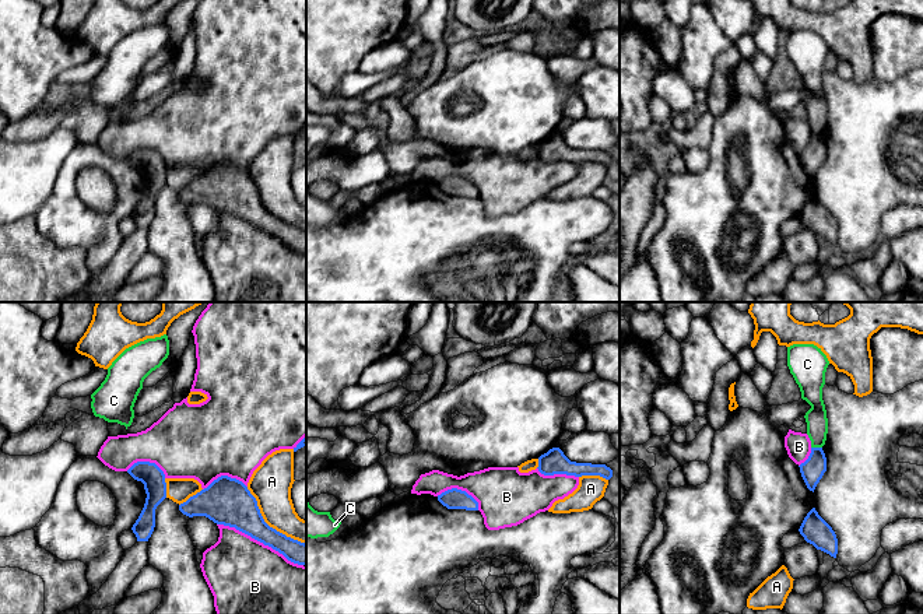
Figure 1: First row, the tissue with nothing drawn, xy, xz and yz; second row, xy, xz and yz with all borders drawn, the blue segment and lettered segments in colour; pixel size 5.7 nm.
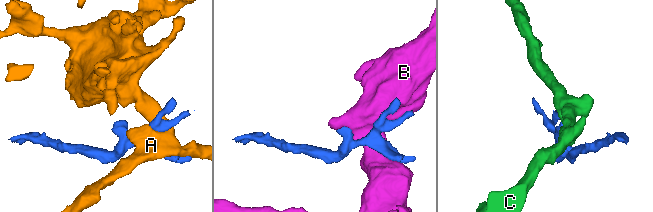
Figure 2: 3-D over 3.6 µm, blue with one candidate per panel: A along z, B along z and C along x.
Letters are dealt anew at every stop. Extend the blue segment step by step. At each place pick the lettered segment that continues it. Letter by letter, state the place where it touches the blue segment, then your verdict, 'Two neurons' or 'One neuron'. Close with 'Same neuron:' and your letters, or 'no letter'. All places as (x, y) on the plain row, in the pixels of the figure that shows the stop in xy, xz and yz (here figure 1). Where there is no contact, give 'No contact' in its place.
A: Touches blue at xy (267, 211). Two neurons
B: Touches blue at xy (260, 228). Two neurons
C: Touches blue at yz (817, 134). Two neurons
Same neuron: no letter

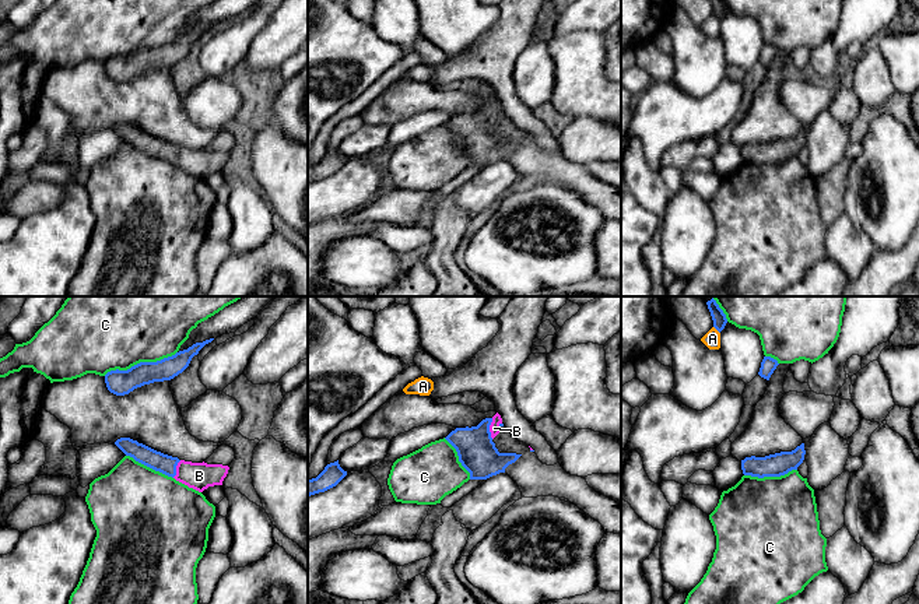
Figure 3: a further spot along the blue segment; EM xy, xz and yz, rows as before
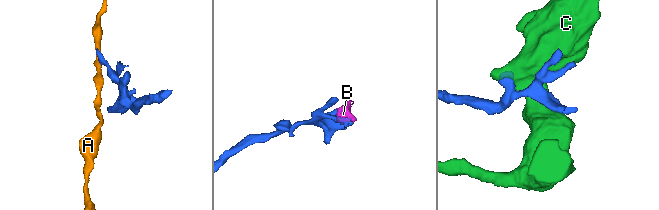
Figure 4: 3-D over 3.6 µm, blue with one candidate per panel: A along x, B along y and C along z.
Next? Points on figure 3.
A: Touches blue at yz (716, 16). Two neurons
B: Touches blue at xz (488, 115). One neuron
C: Touches blue at xy (140, 49). Two neurons
Same neuron: B

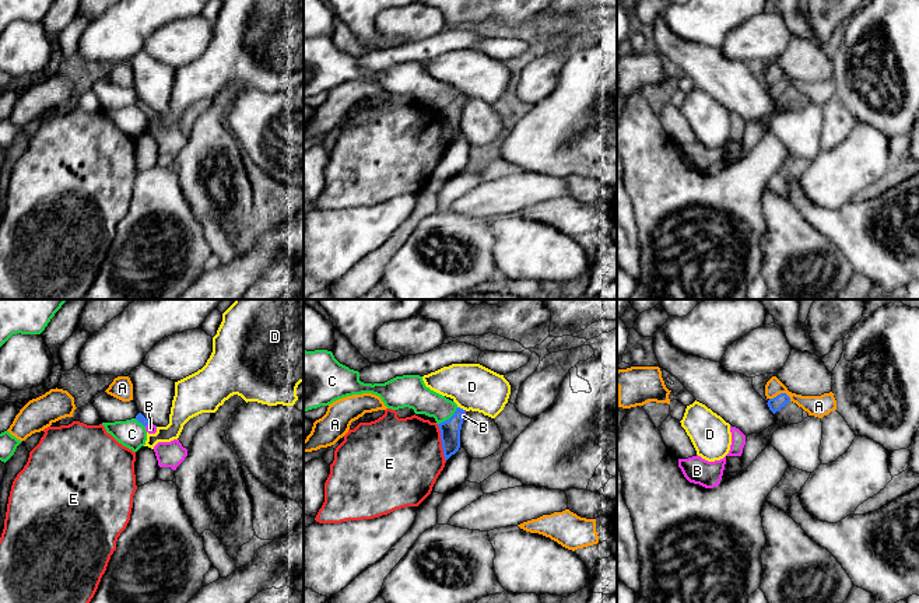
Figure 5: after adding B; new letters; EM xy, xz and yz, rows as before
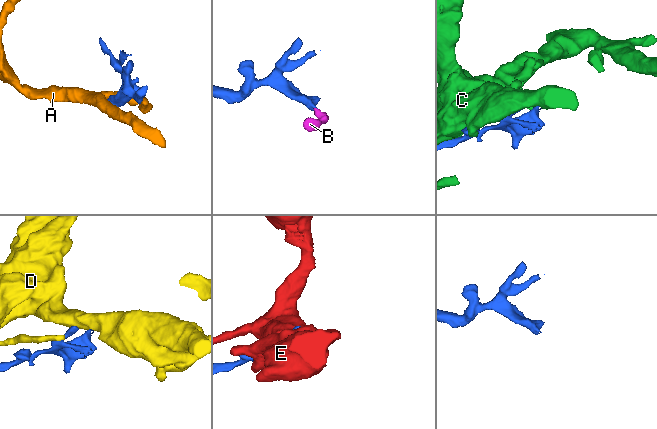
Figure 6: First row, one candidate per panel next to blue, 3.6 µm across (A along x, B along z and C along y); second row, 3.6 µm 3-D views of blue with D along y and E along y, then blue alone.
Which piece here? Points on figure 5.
A: Touches blue at yz (781, 80). Two neurons
B: Touches blue at xz (462, 101). One neuron
C: Touches blue at xz (449, 105). Two neurons
D: Touches blue at xz (462, 95). Two neurons
E: Touches blue at xz (442, 129). Two neurons
Same neuron: B

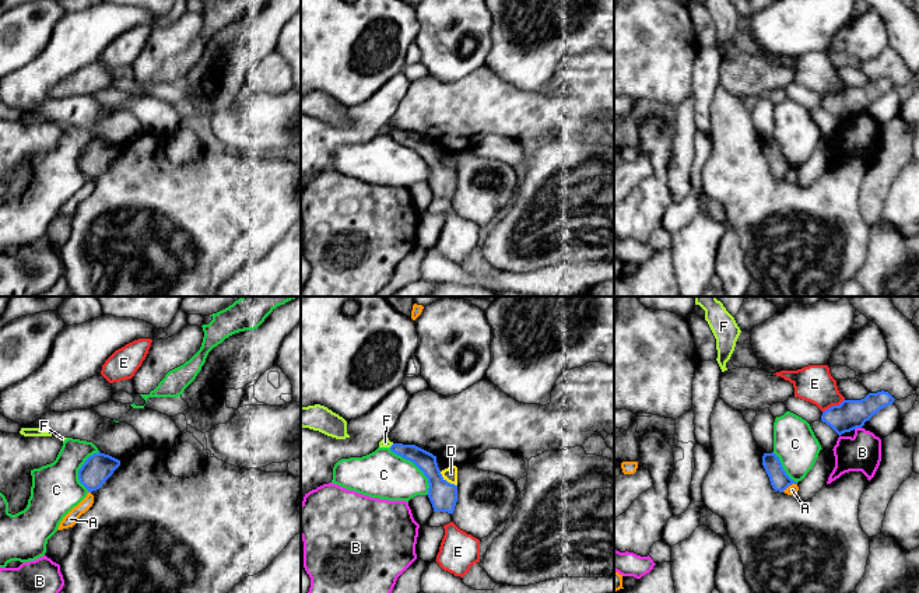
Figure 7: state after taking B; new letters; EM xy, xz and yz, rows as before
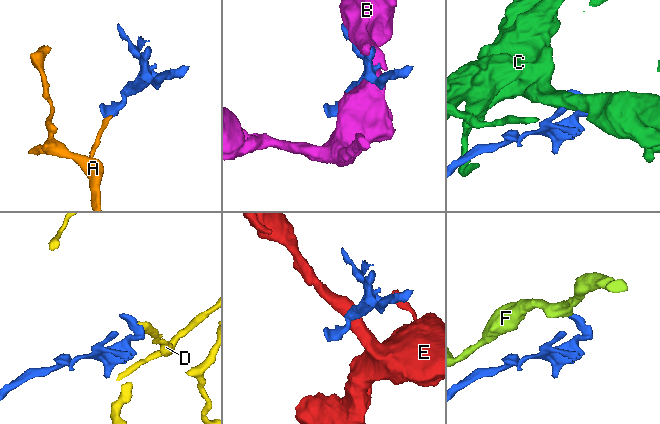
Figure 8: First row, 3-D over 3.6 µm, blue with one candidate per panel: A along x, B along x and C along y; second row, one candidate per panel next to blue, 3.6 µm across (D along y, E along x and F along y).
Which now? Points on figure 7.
A: Touches blue at yz (789, 171). Two neurons
B: Touches blue at yz (858, 113). Two neurons
C: Touches blue at xz (417, 153). Two neurons
D: Touches blue at xz (446, 168). Two neurons
E: Touches blue at yz (832, 93). Two neurons
F: Touches blue at xz (392, 132). Two neurons
Same neuron: no letter

